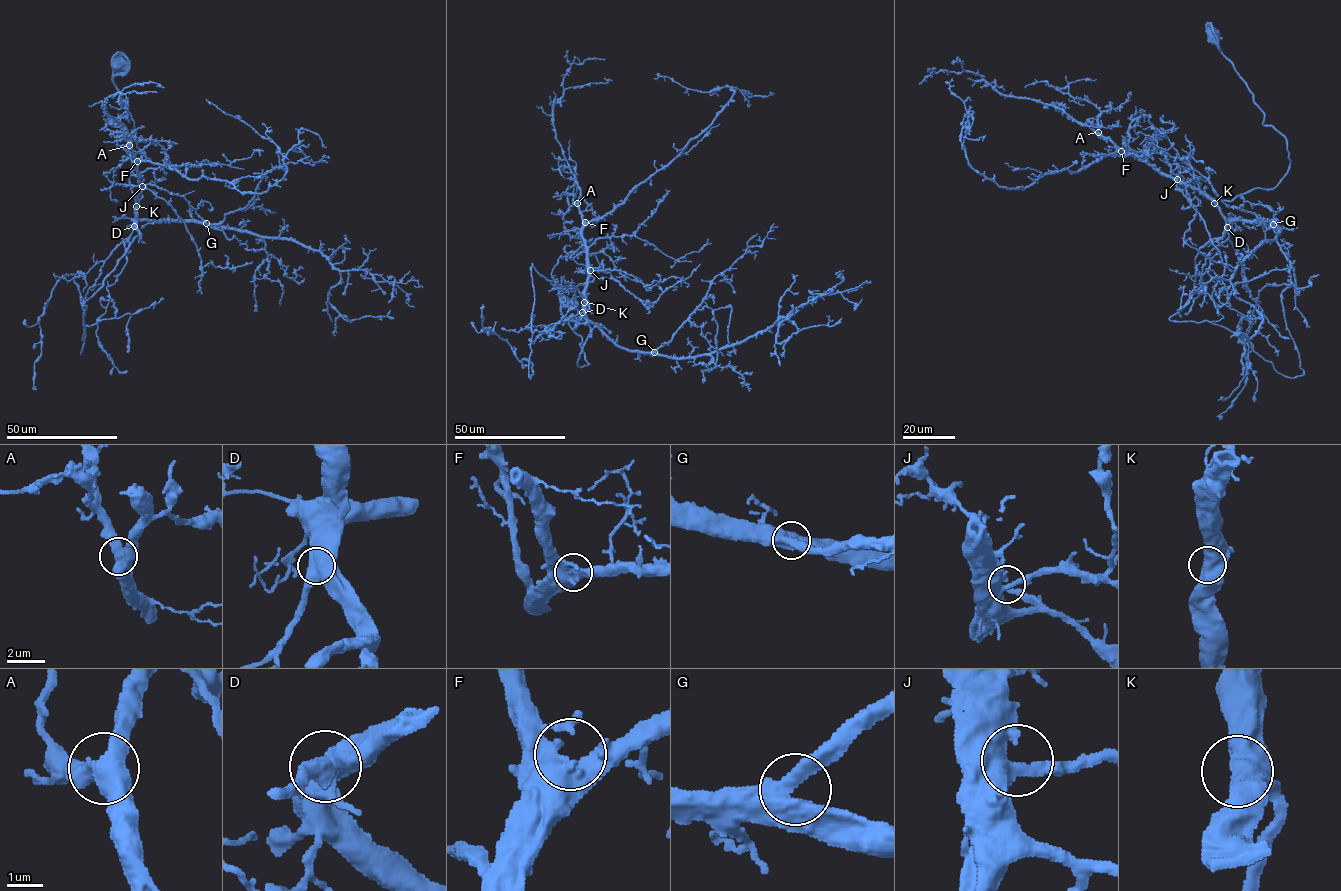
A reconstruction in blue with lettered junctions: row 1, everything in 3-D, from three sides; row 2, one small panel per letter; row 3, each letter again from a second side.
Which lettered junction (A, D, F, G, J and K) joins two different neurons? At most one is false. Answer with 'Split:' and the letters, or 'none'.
Split: none

